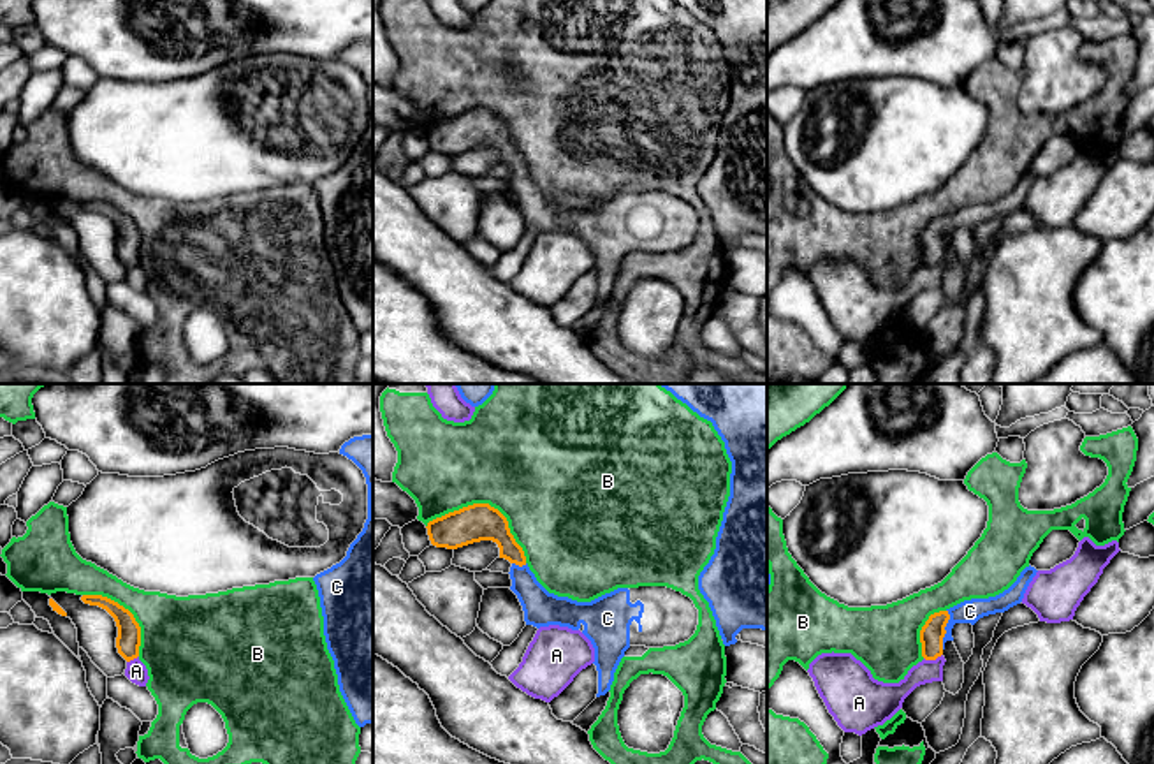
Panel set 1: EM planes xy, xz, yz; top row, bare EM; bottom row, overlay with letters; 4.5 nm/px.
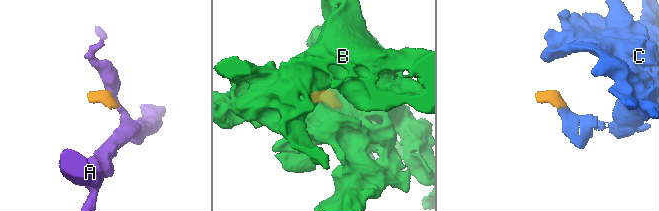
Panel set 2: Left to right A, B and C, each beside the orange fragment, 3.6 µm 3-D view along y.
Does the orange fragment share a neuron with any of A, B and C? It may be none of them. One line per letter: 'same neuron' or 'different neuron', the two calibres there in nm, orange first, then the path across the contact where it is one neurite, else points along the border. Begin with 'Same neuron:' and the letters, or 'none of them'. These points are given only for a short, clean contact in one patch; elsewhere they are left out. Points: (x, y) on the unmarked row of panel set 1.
Same neuron: C
A: different neuron | 110/120 nm | along yz (942, 259), (934, 264), (924, 264)
B: different neuron | 170/500 nm
C: same neuron | 110/110 nm | across yz (931, 242), (943, 235), (956, 220), (970, 217)

